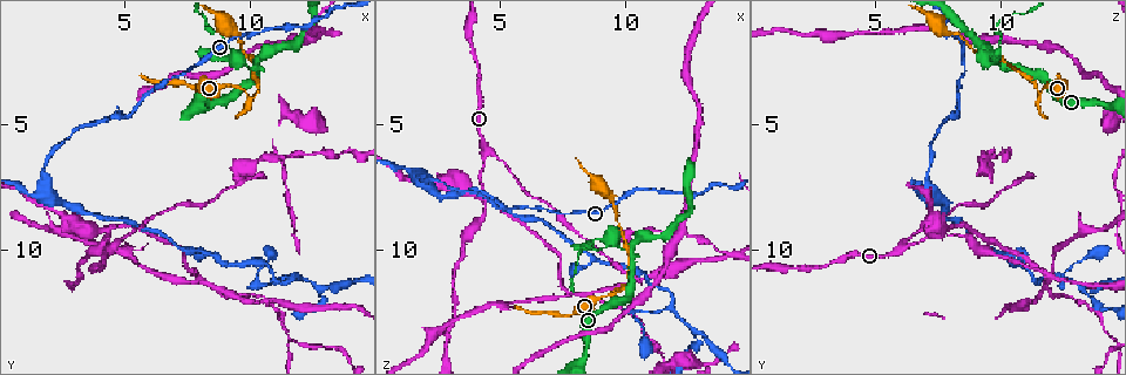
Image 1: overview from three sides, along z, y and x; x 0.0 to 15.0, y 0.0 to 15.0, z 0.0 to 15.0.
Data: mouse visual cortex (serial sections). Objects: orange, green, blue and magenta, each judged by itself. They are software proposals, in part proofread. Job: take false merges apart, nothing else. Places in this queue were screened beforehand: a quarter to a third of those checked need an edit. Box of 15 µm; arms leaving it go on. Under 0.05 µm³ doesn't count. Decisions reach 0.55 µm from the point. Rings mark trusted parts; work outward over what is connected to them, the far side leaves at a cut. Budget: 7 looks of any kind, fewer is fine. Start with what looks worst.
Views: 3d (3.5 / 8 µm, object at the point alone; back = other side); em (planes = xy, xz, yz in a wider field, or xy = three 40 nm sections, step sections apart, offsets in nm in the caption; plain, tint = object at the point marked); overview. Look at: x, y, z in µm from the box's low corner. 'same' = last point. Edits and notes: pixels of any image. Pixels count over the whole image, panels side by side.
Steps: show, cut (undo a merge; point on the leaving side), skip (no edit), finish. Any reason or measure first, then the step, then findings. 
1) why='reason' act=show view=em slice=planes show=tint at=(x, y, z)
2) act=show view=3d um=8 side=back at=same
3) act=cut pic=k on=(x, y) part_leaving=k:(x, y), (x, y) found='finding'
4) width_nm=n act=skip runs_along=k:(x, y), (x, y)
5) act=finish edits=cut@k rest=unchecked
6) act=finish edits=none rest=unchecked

why='sharp bend' act=show view=3d um=3.5 at=(10.1, 4.0, 11.5)

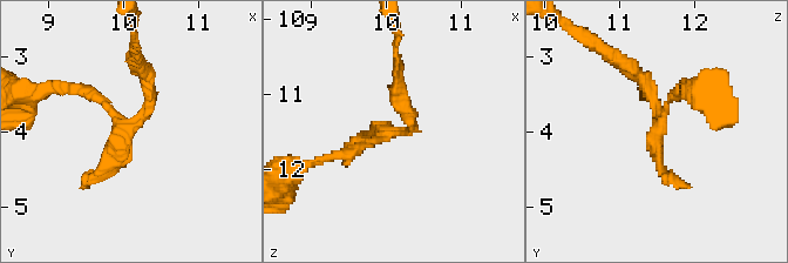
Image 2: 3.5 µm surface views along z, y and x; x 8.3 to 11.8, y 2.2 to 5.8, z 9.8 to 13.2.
why='shape alone is not enough' act=show view=em slice=xy step=2 show=tint at=(10.15, 3.95, 11.50)

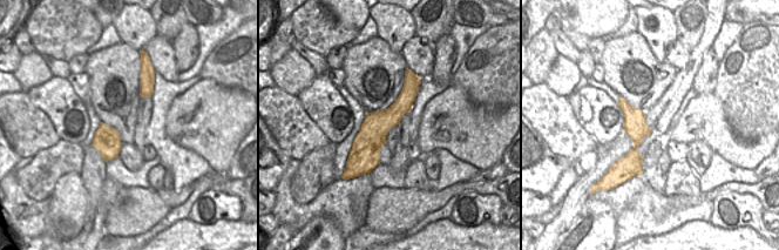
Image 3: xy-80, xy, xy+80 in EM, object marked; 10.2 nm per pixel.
act=cut pic=2 on=(649, 82) part_leaving=2:(657, 125), (647, 85), (602, 52) found='a second cell is stuck on'

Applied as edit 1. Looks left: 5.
act=show view=3d um=3.5 side=back at=(10.3, 2.6, 10.1)

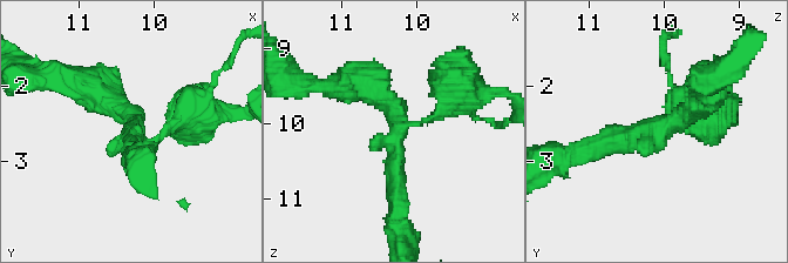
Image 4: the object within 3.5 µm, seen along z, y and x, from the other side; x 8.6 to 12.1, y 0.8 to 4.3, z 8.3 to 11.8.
arms=3 arm_widths_nm=200,250,350 act=show view=em slice=xy step=3 show=tint at=(10.25, 2.60, 10.10)

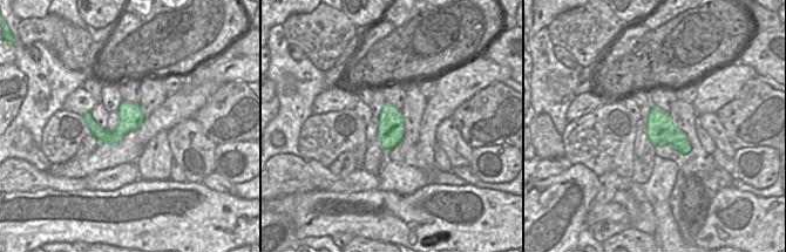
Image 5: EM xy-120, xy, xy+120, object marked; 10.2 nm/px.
act=skip runs_along=4:(584, 150), (657, 133), (707, 93) found='one cell here'

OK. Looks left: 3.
why='redraw' act=show view=overview

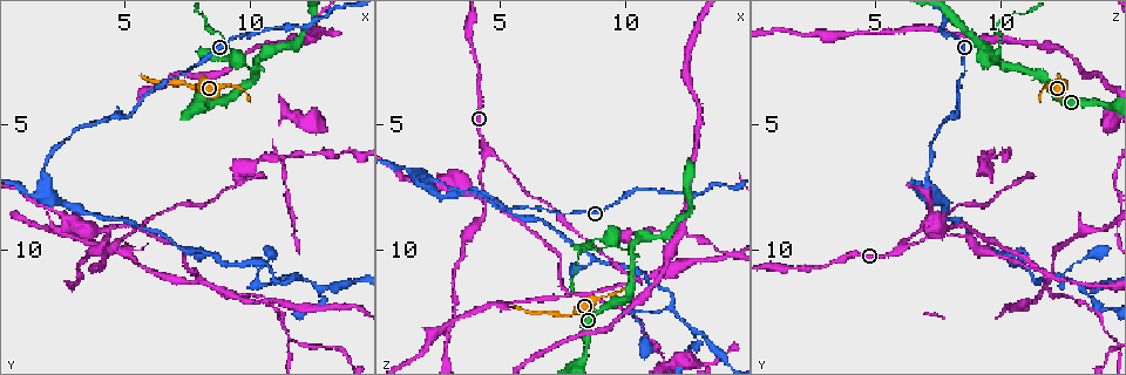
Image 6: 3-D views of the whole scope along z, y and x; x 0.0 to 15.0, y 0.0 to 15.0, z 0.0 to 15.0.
why='a fork' act=show view=3d um=3.5 side=back at=(4.4, 10.0, 6.1)

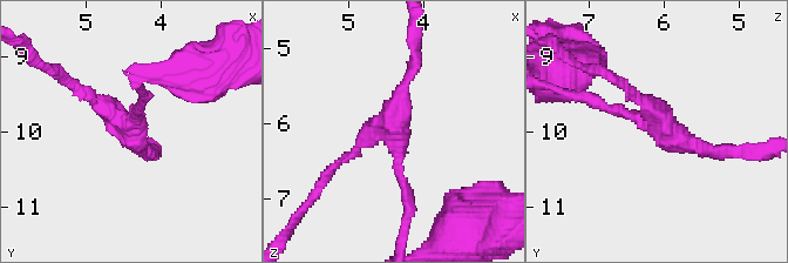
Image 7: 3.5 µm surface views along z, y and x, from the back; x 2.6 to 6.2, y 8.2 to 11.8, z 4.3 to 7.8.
arm_widths_nm=150,150,150 act=skip runs_along=7:(722, 153), (698, 149), (593, 99) found='one cell here'

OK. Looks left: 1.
act=finish edits=cut@2 rest=unchecked

